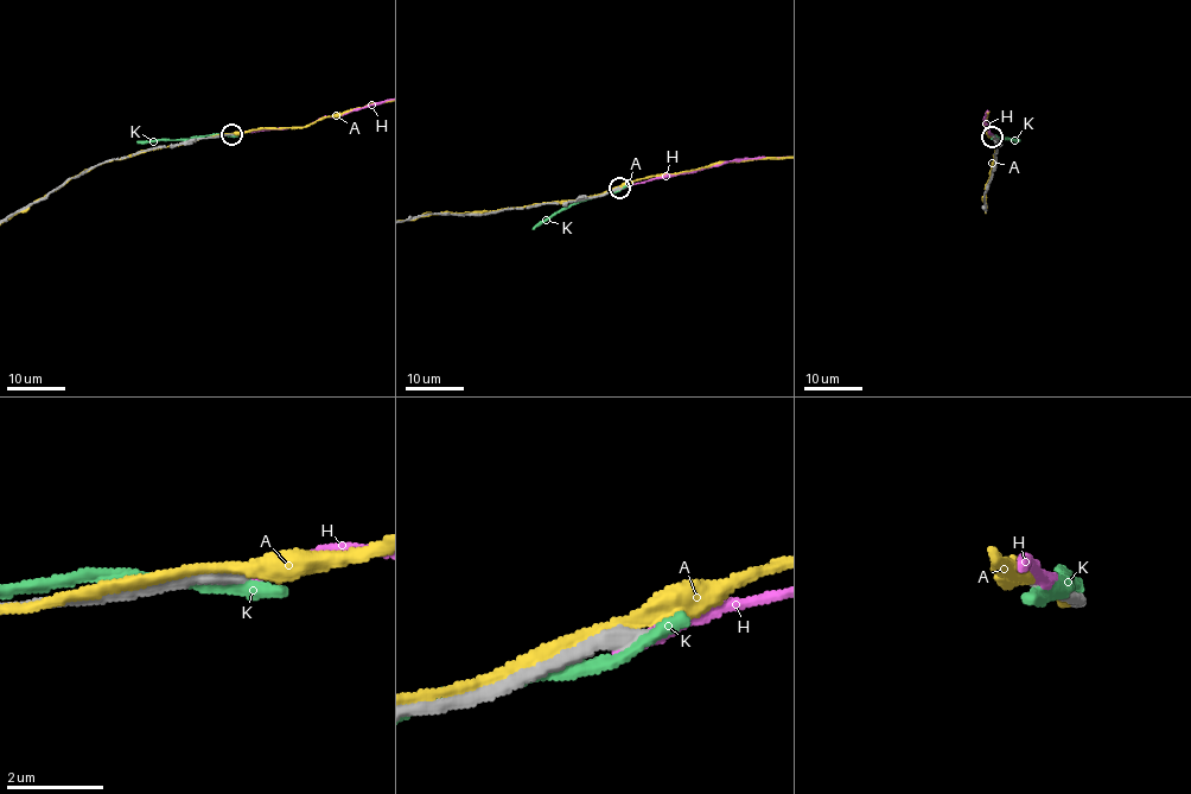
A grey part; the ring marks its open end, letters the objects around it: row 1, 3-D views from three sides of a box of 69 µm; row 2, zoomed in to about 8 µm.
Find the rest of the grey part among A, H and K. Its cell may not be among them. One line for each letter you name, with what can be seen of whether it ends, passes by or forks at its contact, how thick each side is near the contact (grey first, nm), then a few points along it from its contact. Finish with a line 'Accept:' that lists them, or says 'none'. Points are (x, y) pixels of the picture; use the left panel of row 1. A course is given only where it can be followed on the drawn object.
Accept: none

